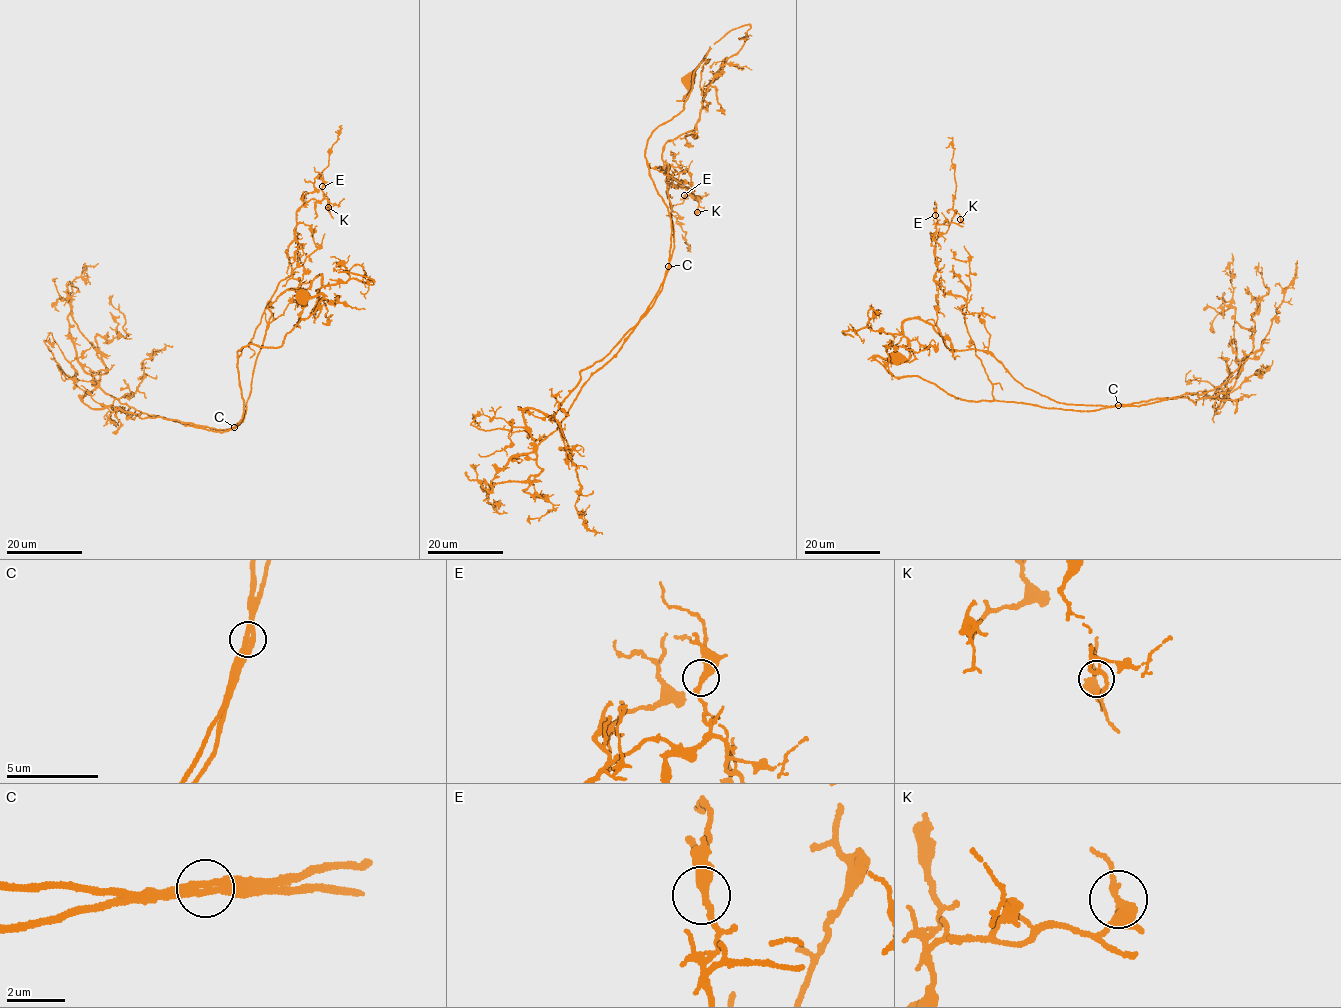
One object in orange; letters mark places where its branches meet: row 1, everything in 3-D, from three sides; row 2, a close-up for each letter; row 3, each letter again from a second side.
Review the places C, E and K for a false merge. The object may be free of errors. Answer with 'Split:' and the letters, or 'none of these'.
Split: C

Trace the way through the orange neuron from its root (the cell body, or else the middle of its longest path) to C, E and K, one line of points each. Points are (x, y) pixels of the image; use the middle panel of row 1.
C: (687, 83), (706, 54), (694, 72), (684, 109), (652, 132), (645, 150), (648, 176), (671, 220), (668, 267)
E: (687, 83), (706, 54), (696, 129), (662, 154), (660, 170), (677, 179), (669, 165), (665, 182), (684, 195)
K: (687, 83), (706, 54), (696, 129), (667, 141), (660, 170), (692, 191), (697, 212)

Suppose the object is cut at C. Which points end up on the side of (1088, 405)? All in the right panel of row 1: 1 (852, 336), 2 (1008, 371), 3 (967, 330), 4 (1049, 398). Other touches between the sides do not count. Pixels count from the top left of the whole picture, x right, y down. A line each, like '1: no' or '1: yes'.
1: yes
2: yes
3: no
4: yes

